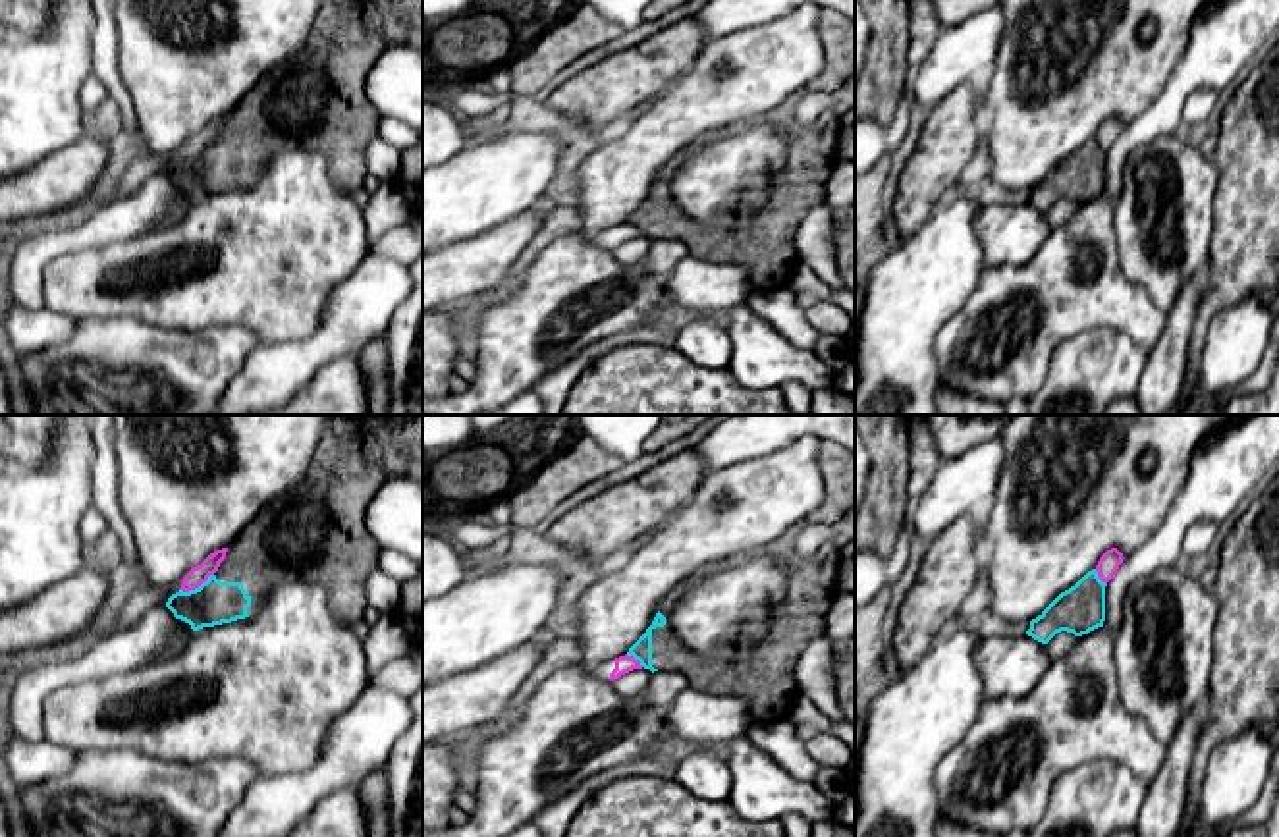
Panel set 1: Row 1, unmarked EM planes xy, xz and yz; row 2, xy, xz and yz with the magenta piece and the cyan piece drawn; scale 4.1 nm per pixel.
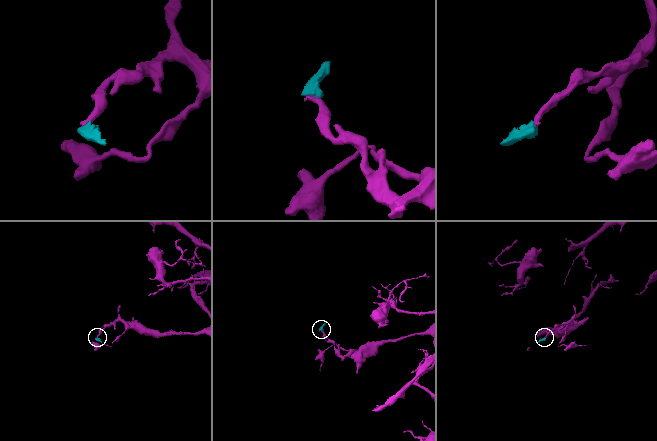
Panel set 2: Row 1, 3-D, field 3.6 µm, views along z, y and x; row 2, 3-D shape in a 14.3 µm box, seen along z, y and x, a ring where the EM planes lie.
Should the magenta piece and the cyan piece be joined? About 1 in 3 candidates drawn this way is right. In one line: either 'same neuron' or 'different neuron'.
different neuron

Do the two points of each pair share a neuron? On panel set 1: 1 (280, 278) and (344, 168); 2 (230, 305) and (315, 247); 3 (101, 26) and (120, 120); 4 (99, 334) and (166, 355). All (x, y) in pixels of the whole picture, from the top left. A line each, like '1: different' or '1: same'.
1: different
2: same
3: same
4: same

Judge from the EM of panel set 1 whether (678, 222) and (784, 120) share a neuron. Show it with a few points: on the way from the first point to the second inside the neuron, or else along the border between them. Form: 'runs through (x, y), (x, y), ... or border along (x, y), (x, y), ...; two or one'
runs through (726, 242), (749, 242), (791, 199), (799, 168); one

